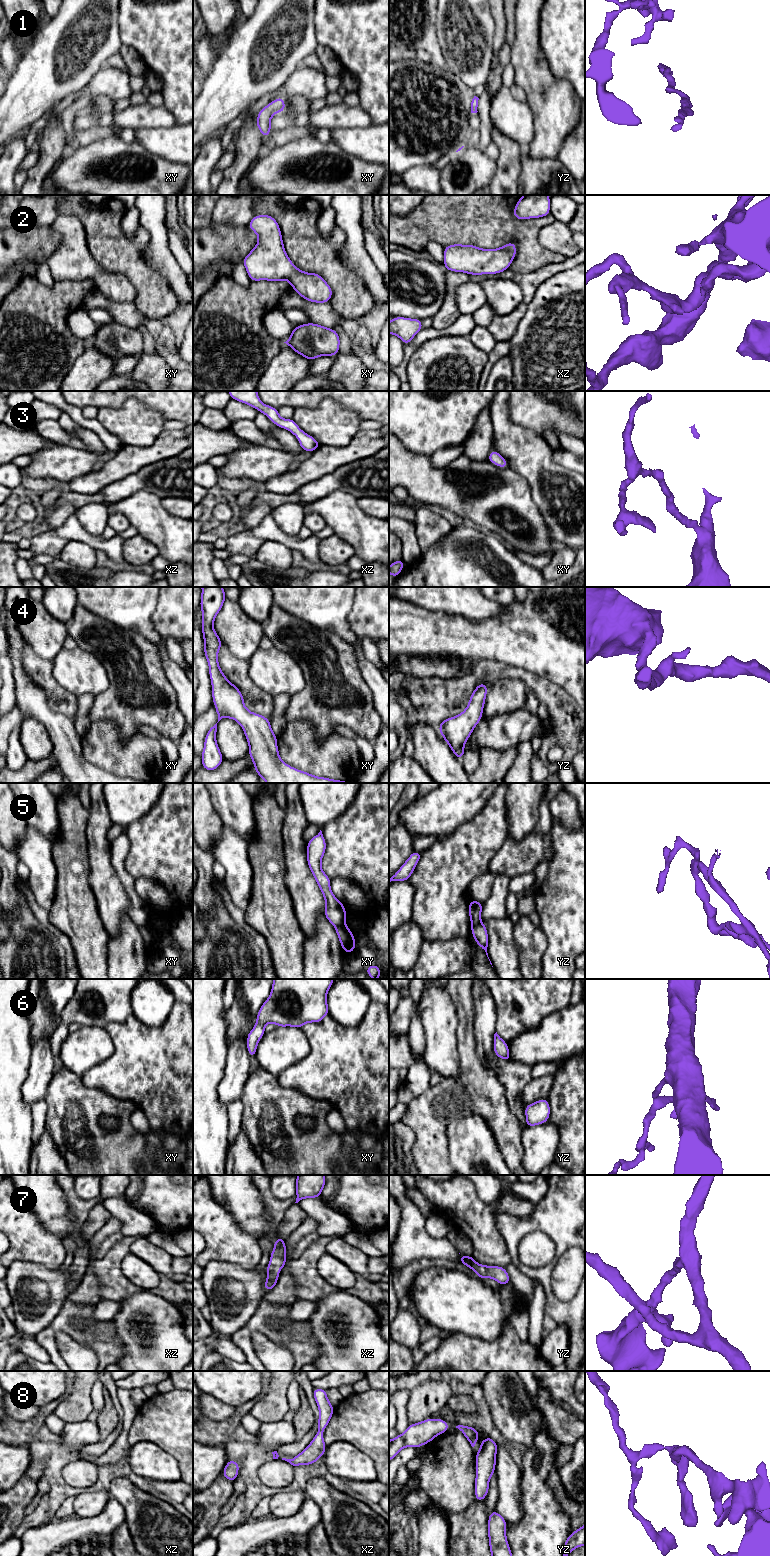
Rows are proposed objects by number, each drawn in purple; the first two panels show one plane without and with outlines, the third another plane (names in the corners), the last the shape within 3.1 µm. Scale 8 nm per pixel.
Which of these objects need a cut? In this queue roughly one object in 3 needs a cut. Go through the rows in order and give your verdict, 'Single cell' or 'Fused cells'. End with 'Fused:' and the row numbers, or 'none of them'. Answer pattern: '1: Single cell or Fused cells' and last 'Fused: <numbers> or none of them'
1: Single cell
2: Single cell
3: Single cell
4: Single cell
5: Fused cells
6: Single cell
7: Single cell
8: Single cell
Fused: 5

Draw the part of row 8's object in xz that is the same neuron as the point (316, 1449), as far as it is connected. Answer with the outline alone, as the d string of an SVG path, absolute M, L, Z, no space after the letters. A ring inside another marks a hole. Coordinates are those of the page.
M314 1388L313 1396L318 1405L318 1433L312 1439L311 1443L296 1457L292 1459L282 1458L293 1466L314 1464L325 1454L326 1445L324 1443L323 1431L327 1427L335 1408L330 1404L327 1398L327 1390Z

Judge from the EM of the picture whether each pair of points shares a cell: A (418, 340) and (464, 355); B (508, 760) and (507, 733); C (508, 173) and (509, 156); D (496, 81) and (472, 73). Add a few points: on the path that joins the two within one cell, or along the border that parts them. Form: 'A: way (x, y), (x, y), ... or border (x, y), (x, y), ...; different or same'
A: border (446, 335), (428, 339), (417, 347); different
B: border (516, 746), (501, 750), (484, 748); different
C: way (508, 169), (509, 160); same
D: border (490, 69), (488, 79), (484, 84); different

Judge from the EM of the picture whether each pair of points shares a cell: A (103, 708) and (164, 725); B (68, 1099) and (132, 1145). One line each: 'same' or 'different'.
A: same
B: same

